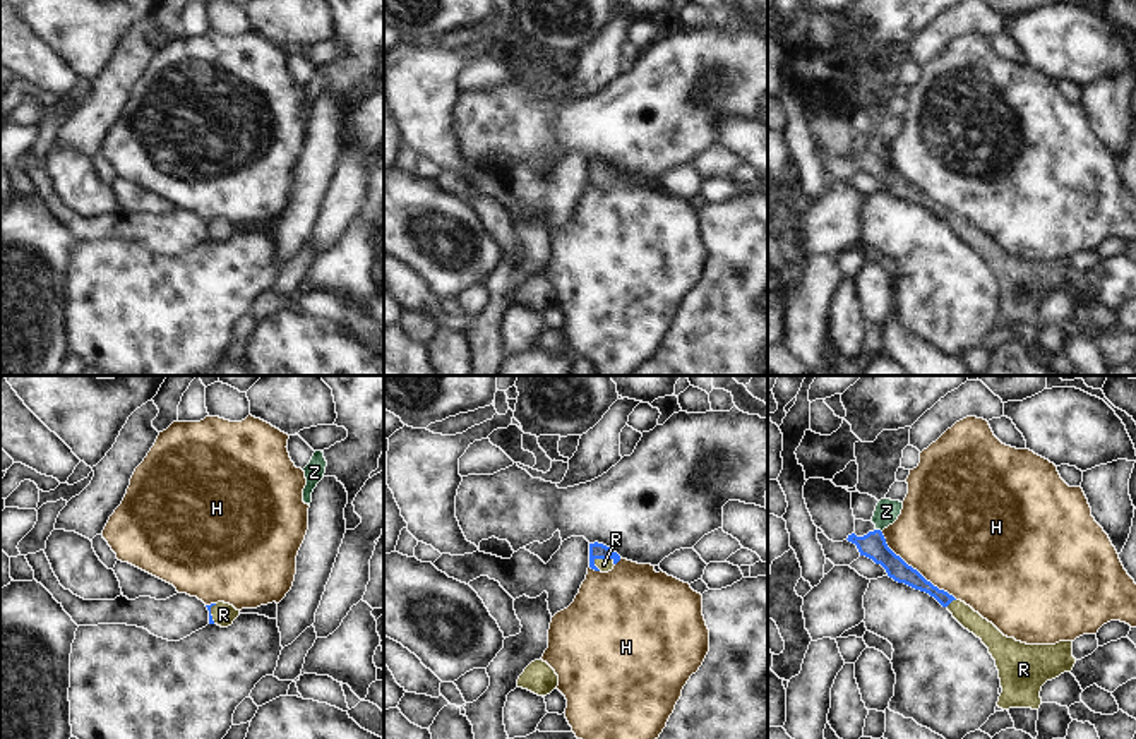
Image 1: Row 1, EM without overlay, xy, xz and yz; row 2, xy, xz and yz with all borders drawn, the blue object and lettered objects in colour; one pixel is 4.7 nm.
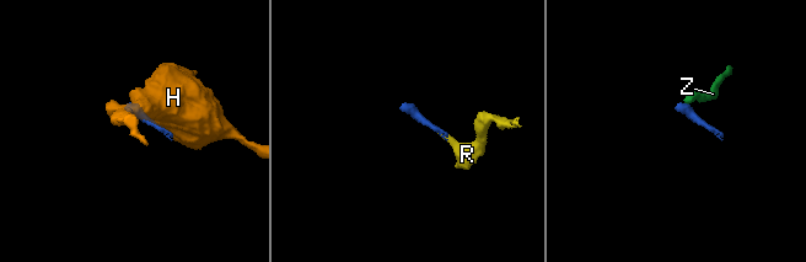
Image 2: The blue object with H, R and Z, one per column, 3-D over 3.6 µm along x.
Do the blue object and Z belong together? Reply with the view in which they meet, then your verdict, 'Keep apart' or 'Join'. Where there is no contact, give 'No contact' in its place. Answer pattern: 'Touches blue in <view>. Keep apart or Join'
Touches blue in yz. Keep apart

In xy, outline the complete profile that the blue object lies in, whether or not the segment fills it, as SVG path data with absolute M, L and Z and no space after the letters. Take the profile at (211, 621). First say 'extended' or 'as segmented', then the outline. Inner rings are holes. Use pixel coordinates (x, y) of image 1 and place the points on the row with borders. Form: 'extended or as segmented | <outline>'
extended | M224 602L211 604L206 607L209 610L209 624L218 624L221 628L231 626L233 621L240 616L240 610Z

